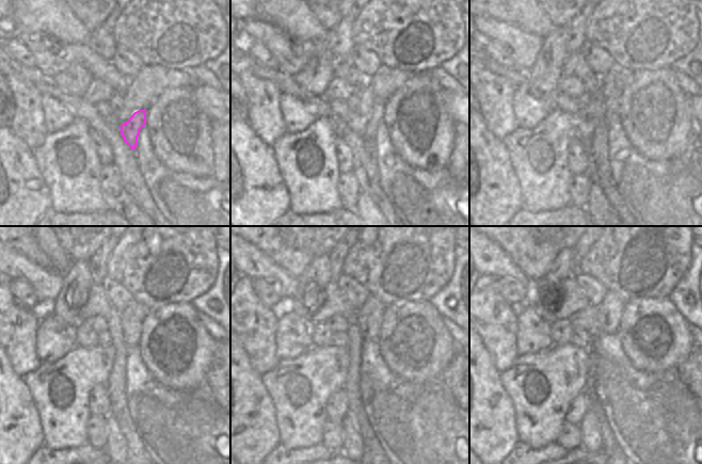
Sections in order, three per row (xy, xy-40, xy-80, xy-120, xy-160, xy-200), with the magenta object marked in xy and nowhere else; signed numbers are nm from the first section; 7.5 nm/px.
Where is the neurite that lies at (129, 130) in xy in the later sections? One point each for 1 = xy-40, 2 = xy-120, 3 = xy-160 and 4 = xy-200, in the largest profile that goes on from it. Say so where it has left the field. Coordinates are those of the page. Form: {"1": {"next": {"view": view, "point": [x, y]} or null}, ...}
{"1": {"next": {"view": "xy-40", "point": [376, 117]}}, "2": {"next": {"view": "xy-120", "point": [131, 318]}}, "3": {"next": {"view": "xy-160", "point": [369, 317]}}, "4": {"next": {"view": "xy-200", "point": [610, 310]}}}

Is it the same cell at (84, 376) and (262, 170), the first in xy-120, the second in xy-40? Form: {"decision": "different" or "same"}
{"decision": "different"}

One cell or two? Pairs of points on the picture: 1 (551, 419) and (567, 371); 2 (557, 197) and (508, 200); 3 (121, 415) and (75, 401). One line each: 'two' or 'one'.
1: one
2: two
3: two

